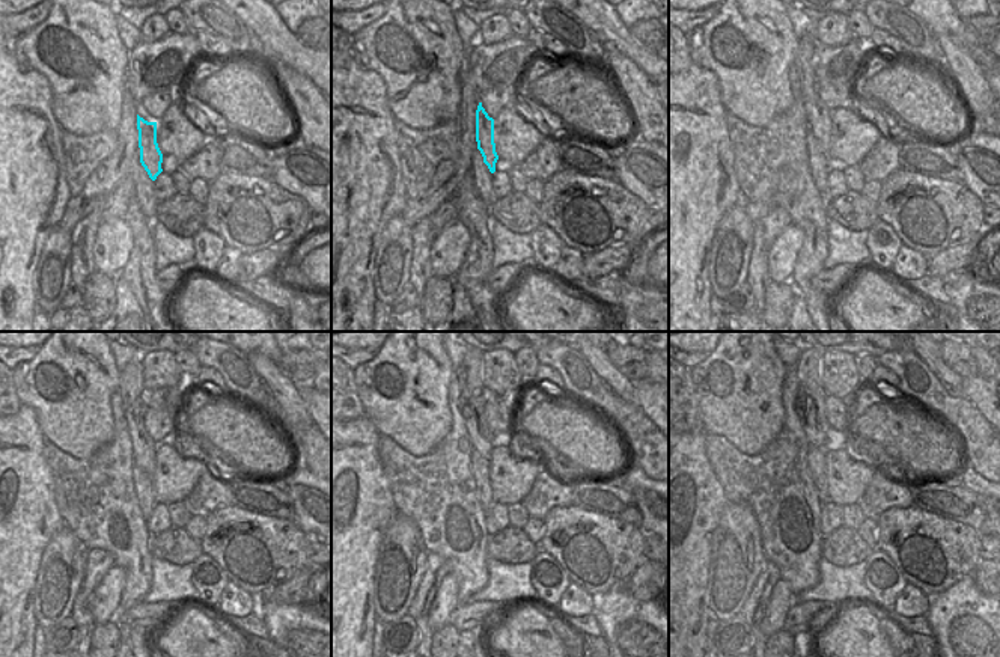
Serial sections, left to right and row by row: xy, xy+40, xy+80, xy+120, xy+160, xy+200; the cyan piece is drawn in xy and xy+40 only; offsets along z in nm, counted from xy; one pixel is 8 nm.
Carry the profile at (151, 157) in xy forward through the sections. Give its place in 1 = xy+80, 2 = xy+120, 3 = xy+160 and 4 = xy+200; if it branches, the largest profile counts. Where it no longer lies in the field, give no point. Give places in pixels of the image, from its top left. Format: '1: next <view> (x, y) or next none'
1: next xy+80 (820, 121)
2: next xy+120 (143, 458)
3: next xy+160 (482, 443)
4: next xy+200 (818, 440)

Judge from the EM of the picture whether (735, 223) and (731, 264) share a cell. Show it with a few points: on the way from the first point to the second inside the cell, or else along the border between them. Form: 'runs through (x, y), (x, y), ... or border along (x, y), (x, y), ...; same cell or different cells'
runs through (734, 234), (731, 253); same cell

